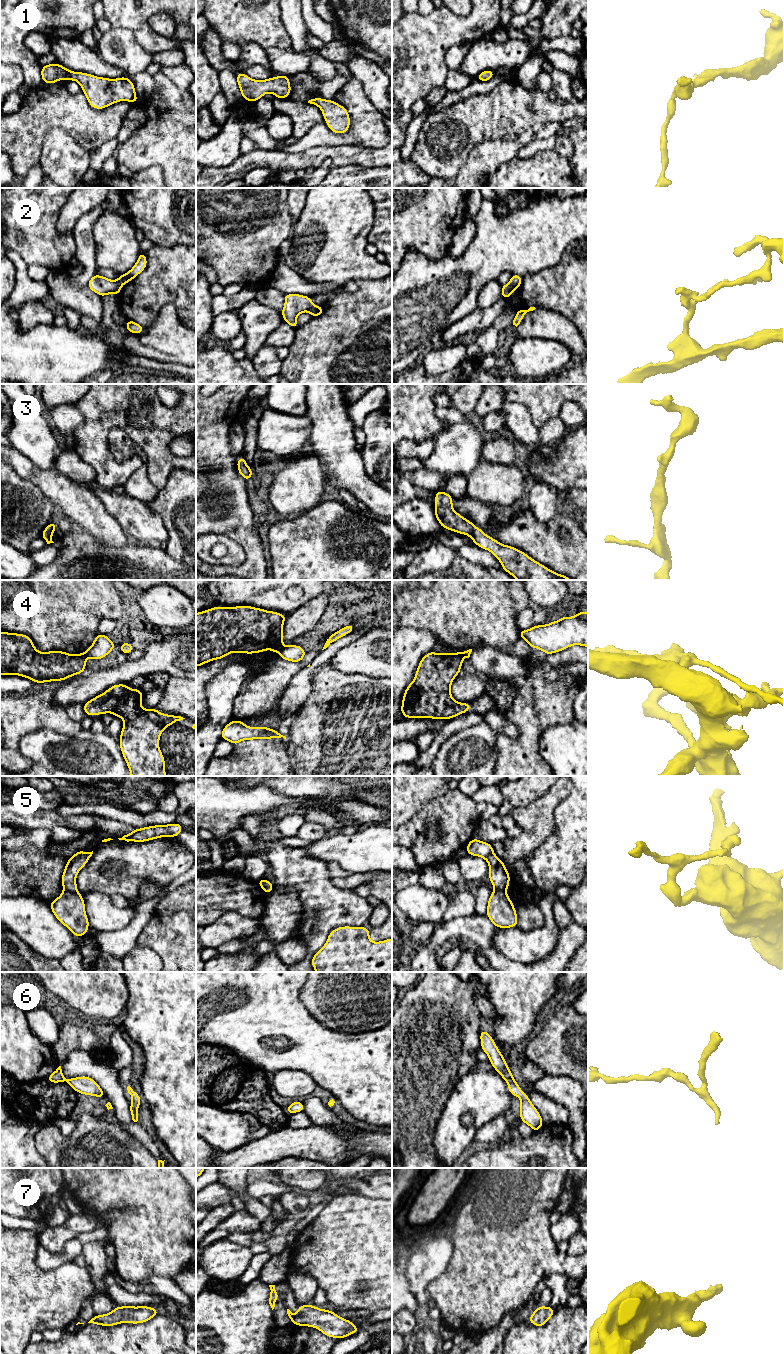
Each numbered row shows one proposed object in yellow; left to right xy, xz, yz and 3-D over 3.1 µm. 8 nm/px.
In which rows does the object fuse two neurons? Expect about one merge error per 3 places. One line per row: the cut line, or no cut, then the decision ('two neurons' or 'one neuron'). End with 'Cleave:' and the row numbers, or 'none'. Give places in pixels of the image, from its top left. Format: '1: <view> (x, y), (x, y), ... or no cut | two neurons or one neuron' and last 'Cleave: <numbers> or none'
1: no cut | one neuron
2: yz (509, 283), (514, 290) | two neurons
3: no cut | one neuron
4: yz (460, 652), (464, 657) | two neurons
5: xy (64, 889), (76, 891) | two neurons
6: no cut | one neuron
7: no cut | one neuron
Cleave: 2, 4, 5

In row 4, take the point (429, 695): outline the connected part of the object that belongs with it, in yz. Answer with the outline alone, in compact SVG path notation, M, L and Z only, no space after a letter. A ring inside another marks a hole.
M427 653L416 669L414 680L407 686L400 711L404 718L431 718L445 719L469 712L470 703L455 701L451 695L451 684L459 672L461 672L464 656L457 653Z

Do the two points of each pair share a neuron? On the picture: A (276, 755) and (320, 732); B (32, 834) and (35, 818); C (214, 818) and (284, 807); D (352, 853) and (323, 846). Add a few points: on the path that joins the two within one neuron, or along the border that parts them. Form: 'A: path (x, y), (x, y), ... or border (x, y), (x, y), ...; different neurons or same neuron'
A: border (285, 739), (287, 743); different neurons
B: border (50, 828), (30, 829); different neurons
C: path (231, 807), (267, 807); same neuron
D: path (345, 848), (330, 848); same neuron

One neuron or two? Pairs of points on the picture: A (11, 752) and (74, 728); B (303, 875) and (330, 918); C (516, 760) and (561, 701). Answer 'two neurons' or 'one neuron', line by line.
A: one neuron
B: one neuron
C: one neuron

